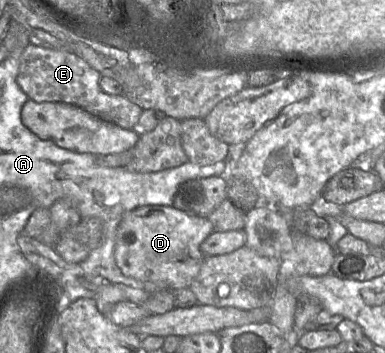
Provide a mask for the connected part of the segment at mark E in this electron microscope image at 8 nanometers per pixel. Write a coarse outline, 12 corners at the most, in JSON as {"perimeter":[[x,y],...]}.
{"perimeter":[[29,44],[17,83],[29,99],[75,105],[137,130],[143,109],[100,87],[79,56]]}

